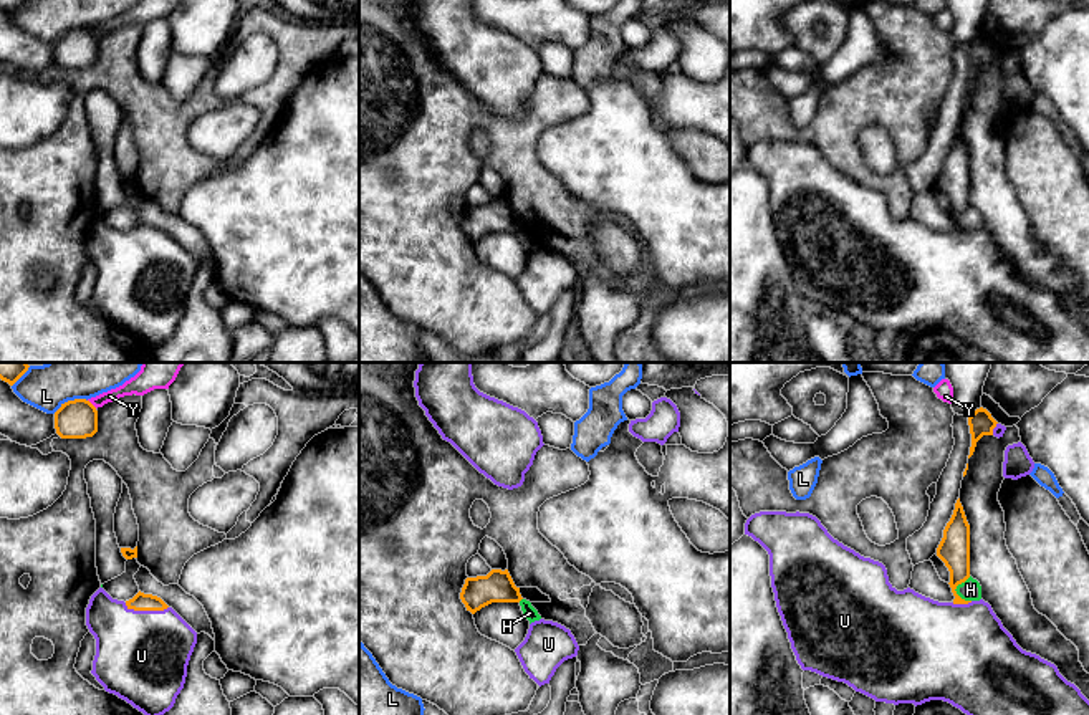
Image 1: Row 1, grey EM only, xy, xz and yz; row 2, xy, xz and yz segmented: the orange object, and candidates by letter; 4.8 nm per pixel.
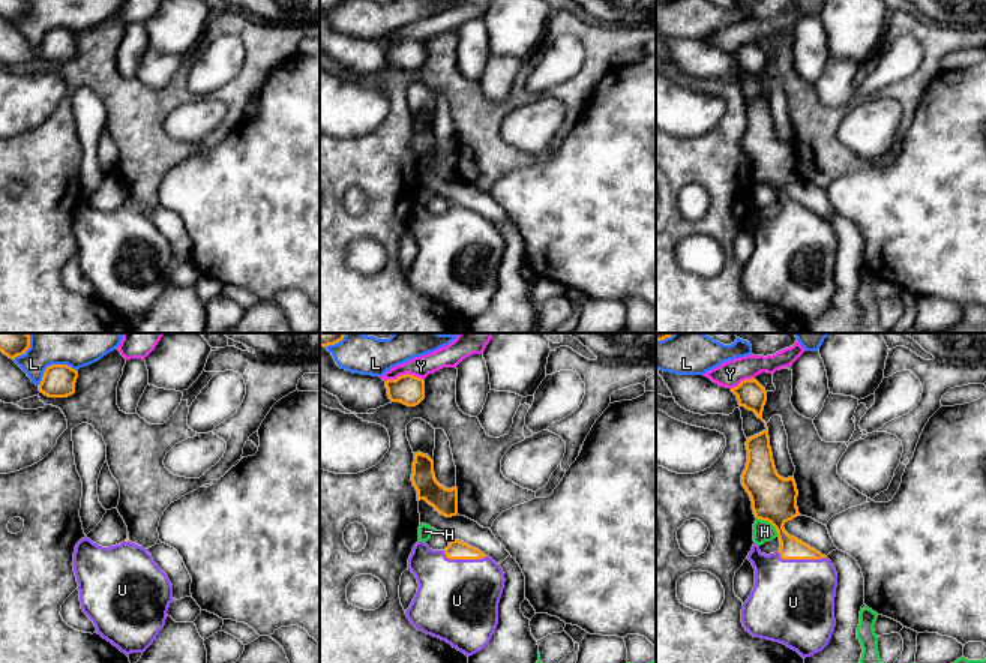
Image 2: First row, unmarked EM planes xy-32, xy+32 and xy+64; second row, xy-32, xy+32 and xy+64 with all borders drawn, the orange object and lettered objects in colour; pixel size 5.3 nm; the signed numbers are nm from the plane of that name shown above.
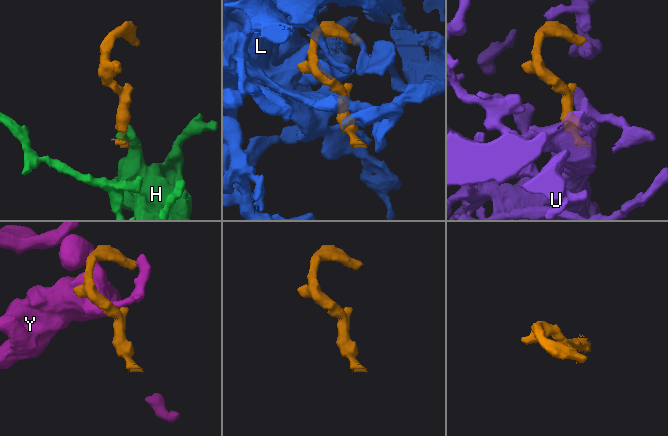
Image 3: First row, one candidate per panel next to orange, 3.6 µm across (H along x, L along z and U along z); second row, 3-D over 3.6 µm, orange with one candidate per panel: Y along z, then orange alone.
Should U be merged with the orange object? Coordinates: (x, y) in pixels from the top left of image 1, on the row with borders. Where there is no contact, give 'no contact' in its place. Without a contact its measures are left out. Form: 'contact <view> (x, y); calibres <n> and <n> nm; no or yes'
contact xy (146, 609); calibres 90 and 440 nm; yes

